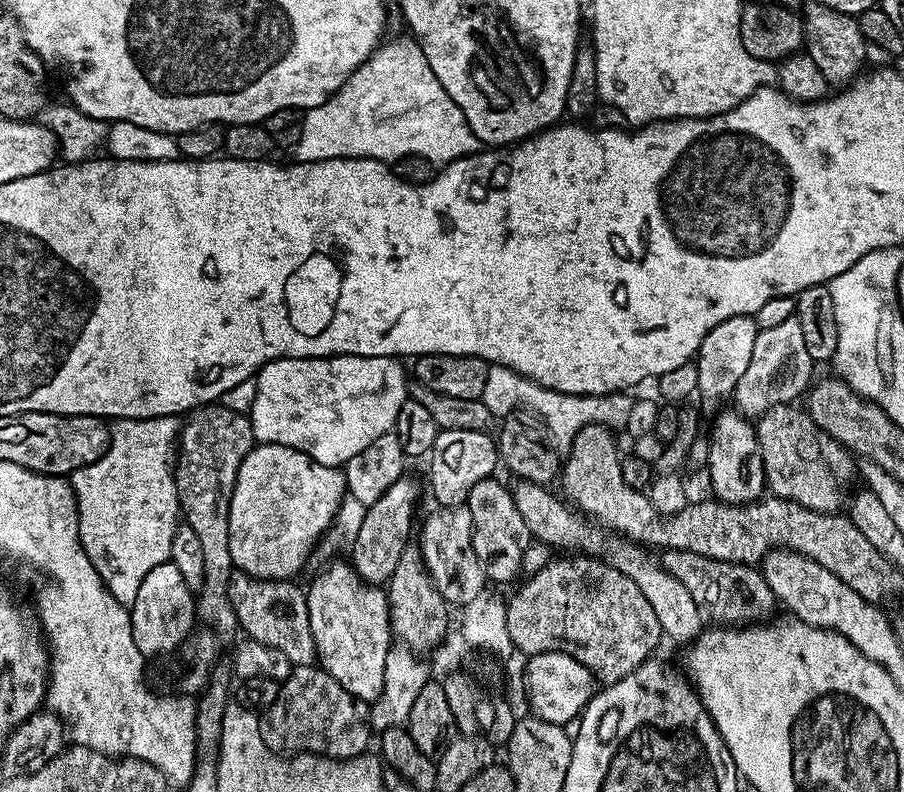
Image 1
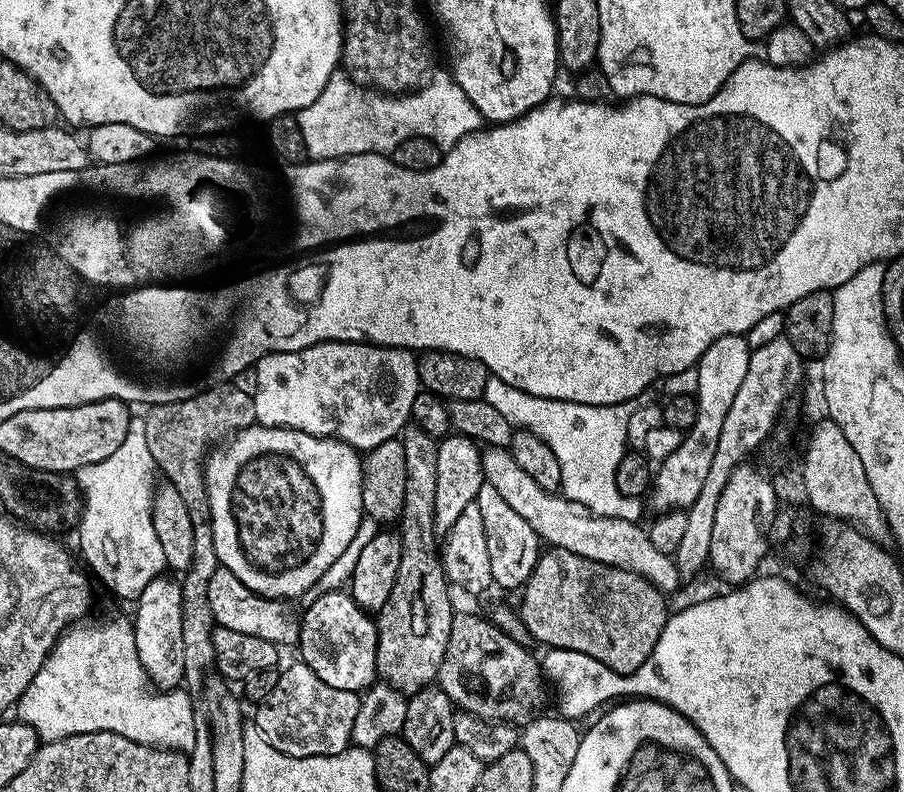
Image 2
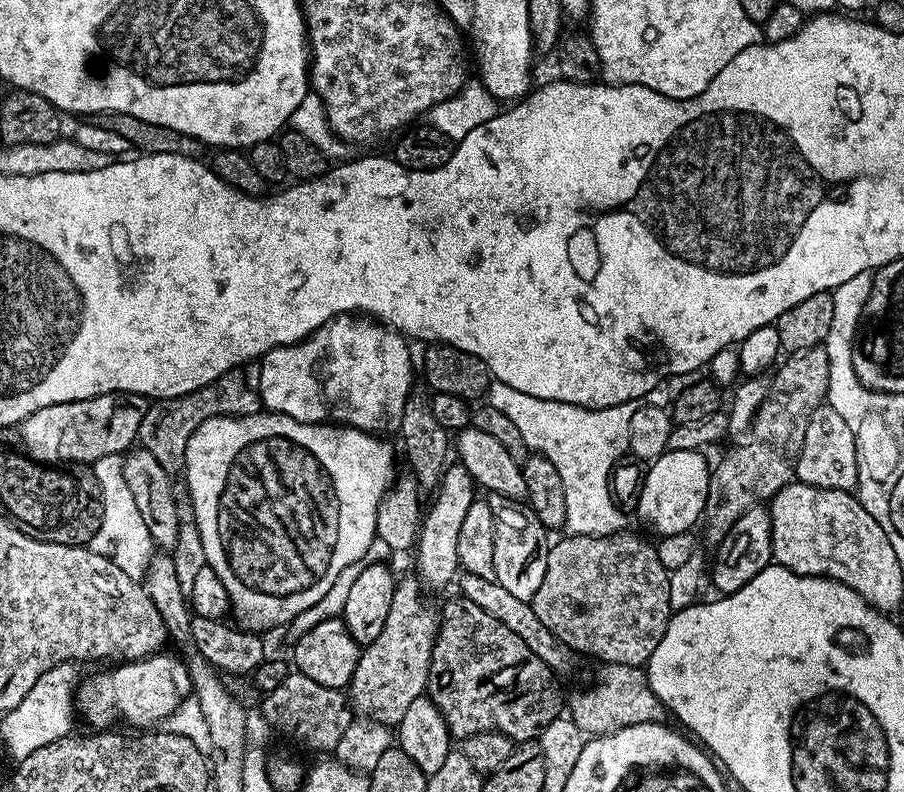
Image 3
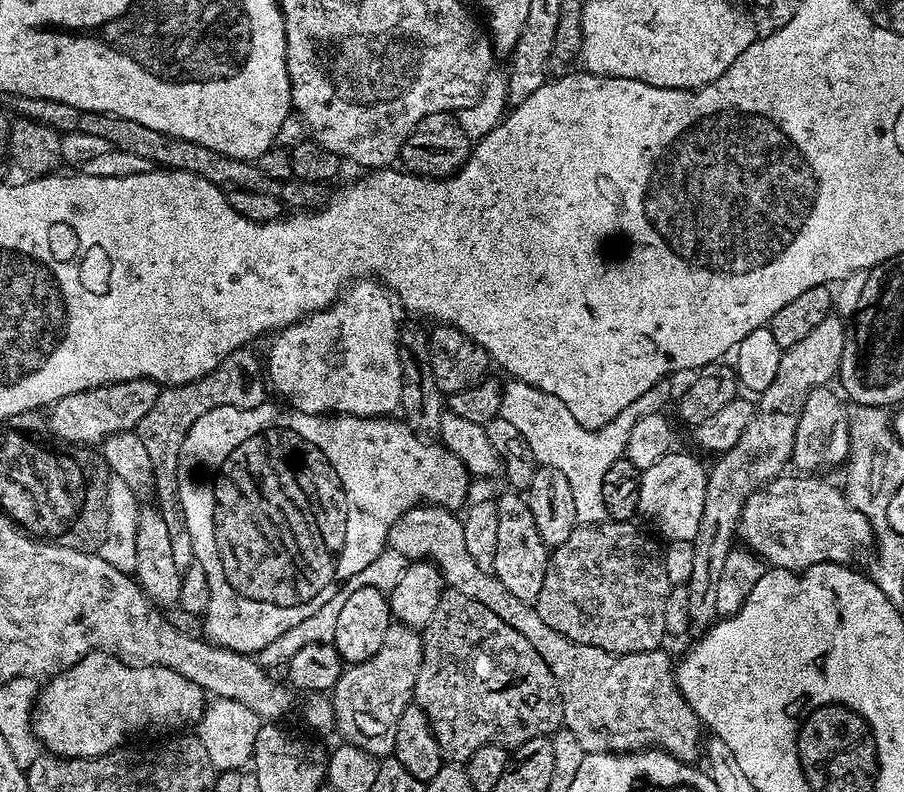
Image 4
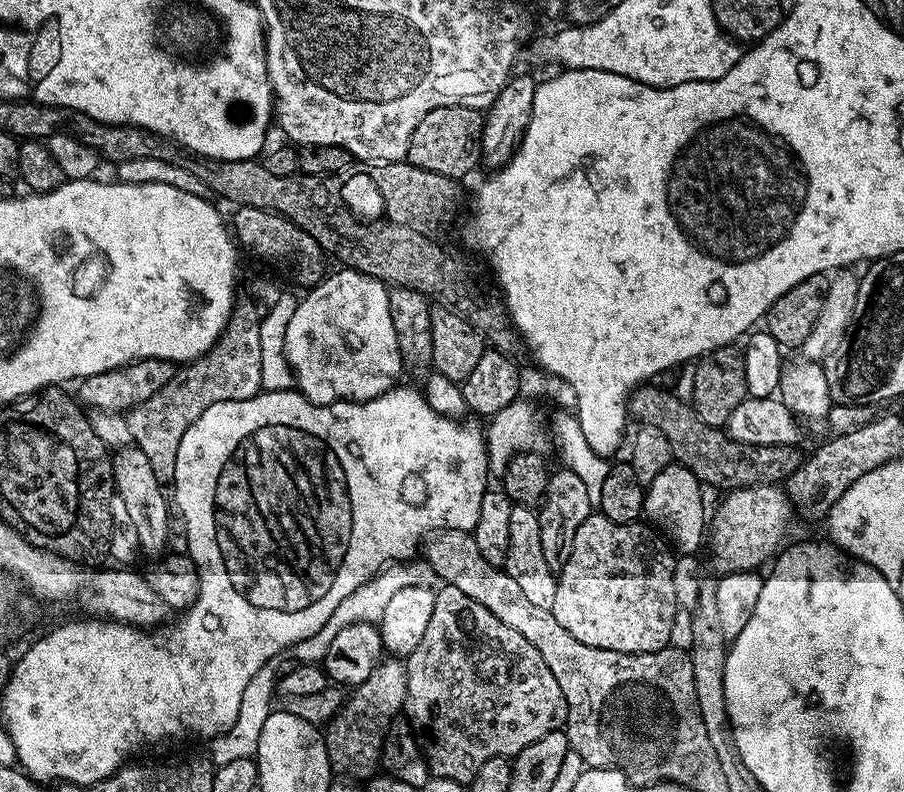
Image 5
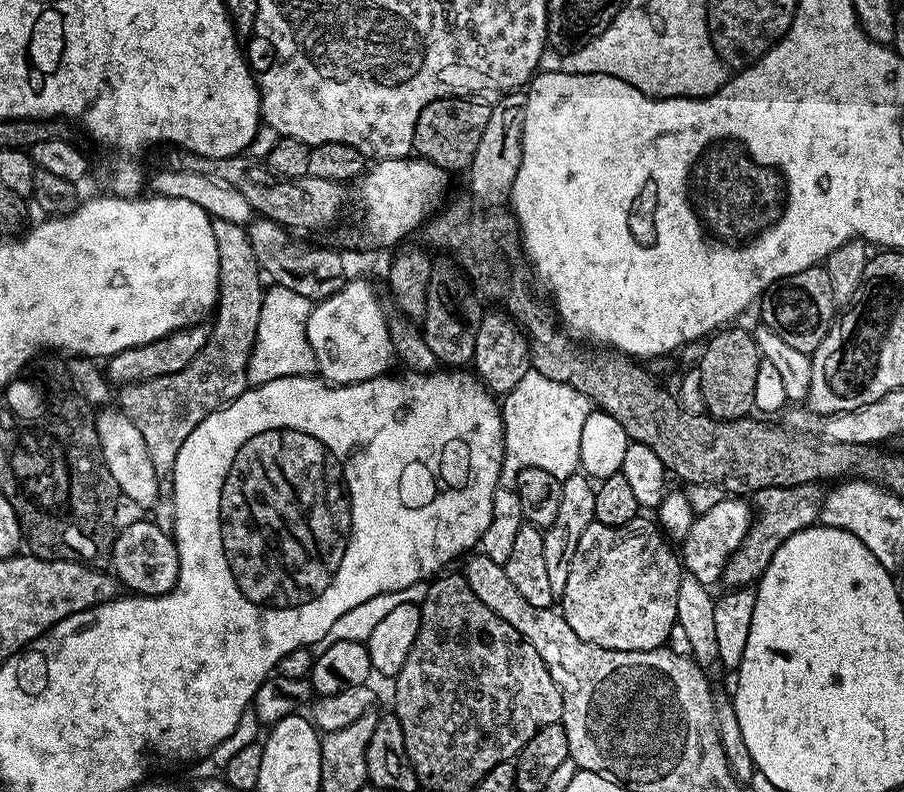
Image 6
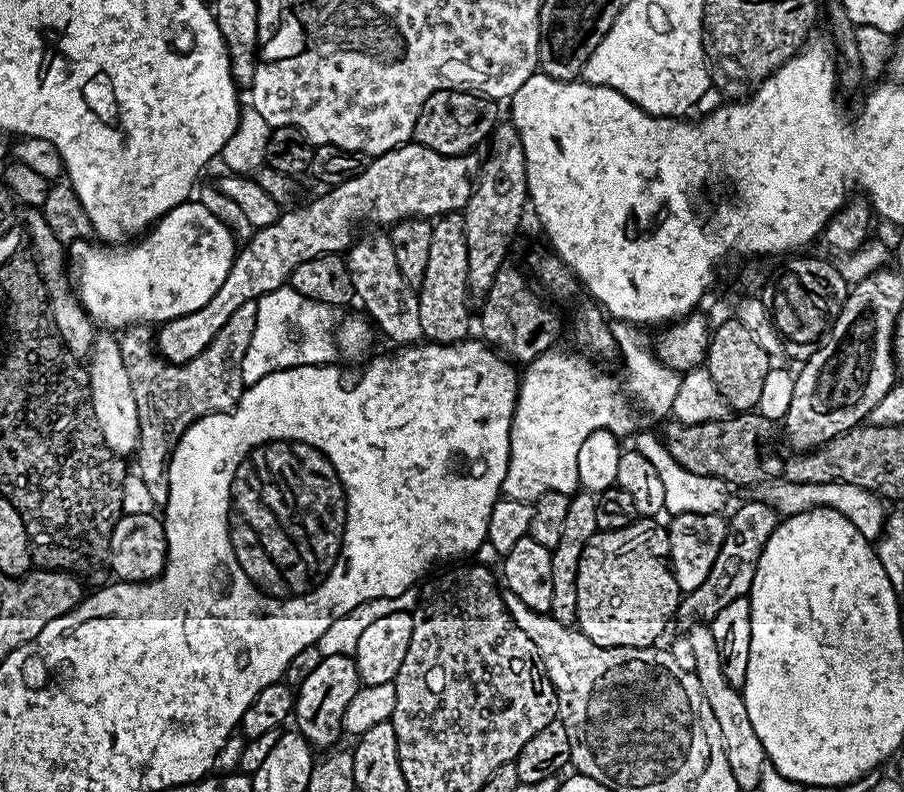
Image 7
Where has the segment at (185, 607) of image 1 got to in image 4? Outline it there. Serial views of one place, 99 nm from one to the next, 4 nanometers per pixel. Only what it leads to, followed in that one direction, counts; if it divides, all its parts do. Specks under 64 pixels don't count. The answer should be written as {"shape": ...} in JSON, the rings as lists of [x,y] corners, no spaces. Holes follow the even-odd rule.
{"shape":[[[92,650],[64,672],[57,672],[39,689],[31,709],[31,730],[51,755],[62,756],[65,760],[92,760],[113,752],[127,741],[124,740],[127,736],[136,736],[139,732],[168,731],[172,734],[187,729],[184,728],[187,724],[197,723],[205,705],[204,689],[174,670],[126,664],[107,650]]]}

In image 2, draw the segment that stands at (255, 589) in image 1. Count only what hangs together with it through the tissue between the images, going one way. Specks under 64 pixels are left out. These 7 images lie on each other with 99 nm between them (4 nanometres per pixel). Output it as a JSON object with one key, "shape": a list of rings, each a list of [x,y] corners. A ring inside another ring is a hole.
{"shape":[[[216,567],[206,595],[210,597],[210,610],[219,627],[239,630],[242,634],[254,634],[254,638],[266,638],[266,642],[277,646],[299,645],[301,617],[292,609],[293,605],[286,600],[268,600],[254,594],[245,584],[238,582],[228,568]]]}

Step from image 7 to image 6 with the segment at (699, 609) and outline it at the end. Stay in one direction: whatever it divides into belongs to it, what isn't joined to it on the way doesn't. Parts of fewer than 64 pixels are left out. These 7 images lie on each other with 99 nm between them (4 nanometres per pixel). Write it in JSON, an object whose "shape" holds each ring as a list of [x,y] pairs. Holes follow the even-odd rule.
{"shape":[[[803,484],[802,486],[770,486],[766,490],[754,493],[755,507],[764,511],[764,517],[757,519],[748,529],[748,536],[740,543],[740,549],[728,560],[724,568],[722,584],[725,589],[752,586],[763,576],[766,566],[770,566],[770,558],[774,558],[774,550],[790,534],[798,534],[798,530],[813,527],[820,519],[822,503],[820,484]]]}

